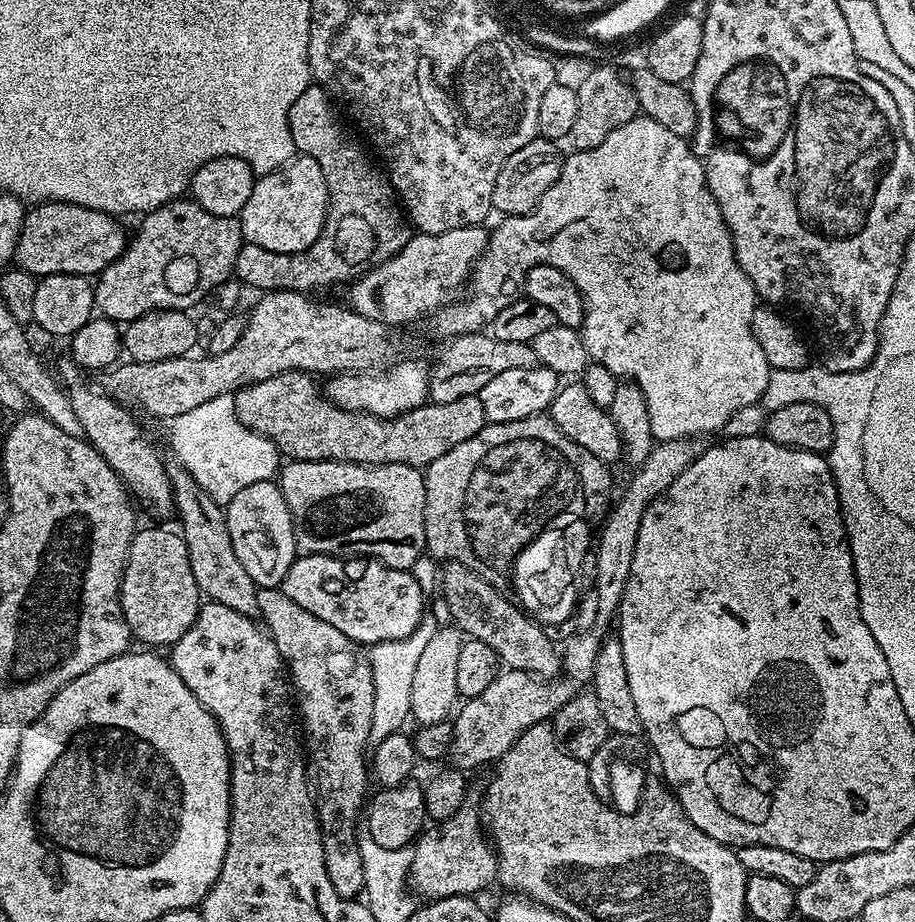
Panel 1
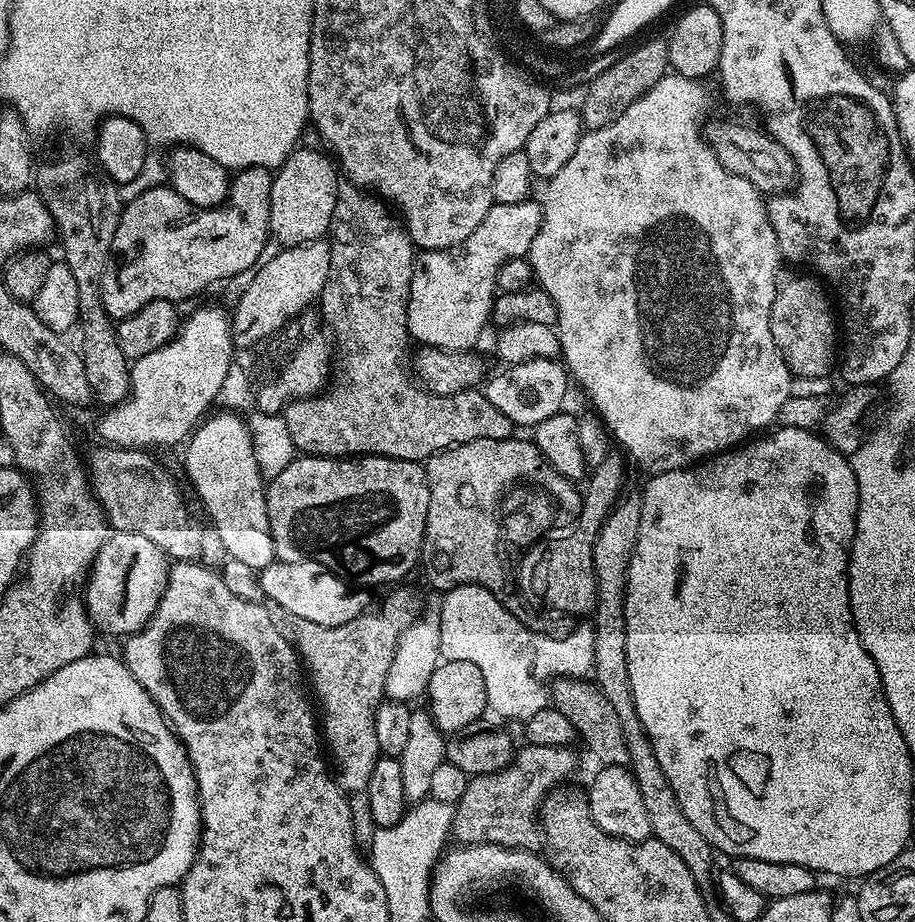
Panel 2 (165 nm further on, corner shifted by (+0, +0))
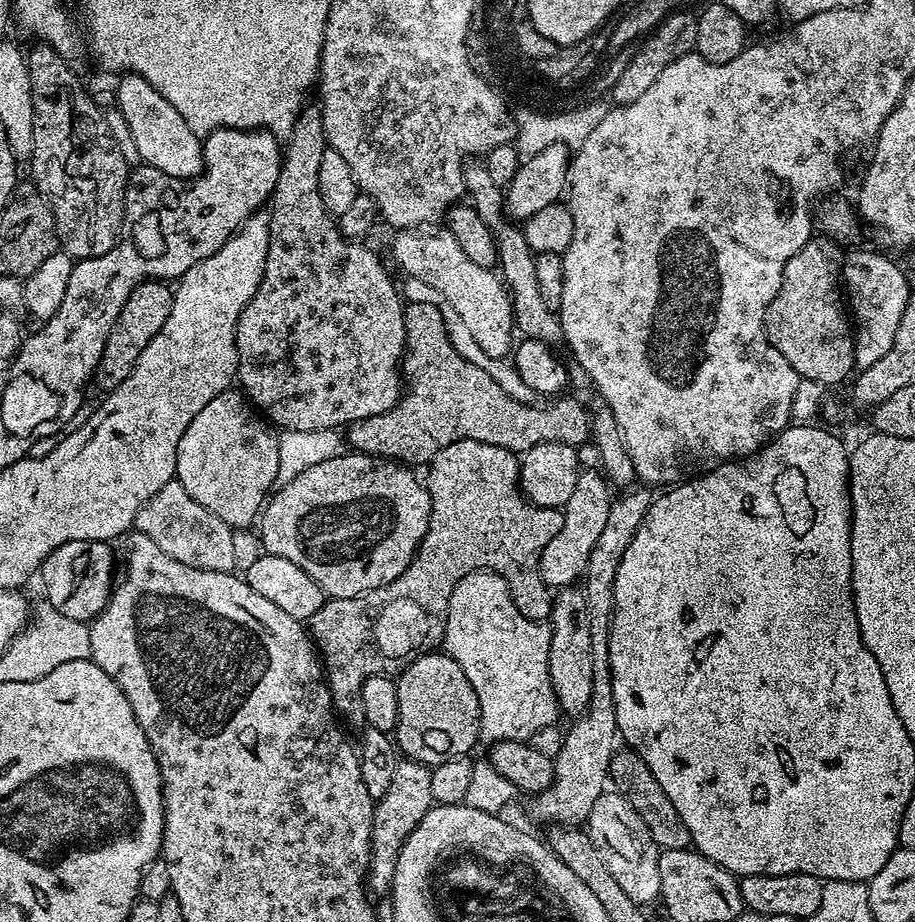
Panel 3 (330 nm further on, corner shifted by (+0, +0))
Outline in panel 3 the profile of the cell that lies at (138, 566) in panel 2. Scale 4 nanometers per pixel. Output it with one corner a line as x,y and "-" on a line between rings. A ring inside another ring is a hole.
71,540
58,546
42,565
43,599
66,618
91,622
108,604
112,595
112,547
103,540

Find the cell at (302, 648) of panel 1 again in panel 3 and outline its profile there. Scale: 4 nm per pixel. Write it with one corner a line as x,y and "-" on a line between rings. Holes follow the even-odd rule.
459,440
458,442
450,442
450,446
446,446
442,450
438,450
438,454
432,460
432,463
427,465
426,472
426,487
430,498
432,499
432,517
428,523
428,533
420,541
419,548
416,549
416,555
412,561
406,566
406,570
394,582
390,582
386,586
382,586
378,590
370,590
366,594
358,594
354,598
331,598
325,599
324,605
317,607
313,611
310,621
310,635
312,643
315,644
317,653
324,666
324,674
328,681
328,689
332,695
333,709
345,721
349,720
352,724
358,726
364,724
364,703
362,702
362,686
364,680
371,676
387,676
389,674
399,674
404,671
405,667
412,663
417,654
423,653
425,650
432,650
443,641
444,638
444,623
448,617
448,607
450,606
450,594
454,590
454,586
458,586
458,582
462,578
466,578
466,574
487,570
496,572
508,584
508,589
514,594
520,592
528,592
528,608
526,614
531,620
541,622
547,621
552,614
552,602
554,599
553,593
550,591
547,584
540,576
540,555
542,550
546,550
546,542
550,542
550,538
554,538
554,534
558,534
558,530
562,530
563,511
558,508
543,508
537,504
531,504
527,496
520,491
518,487
518,456
517,453
508,452
504,448
498,446
490,446
482,442
474,442
473,440

